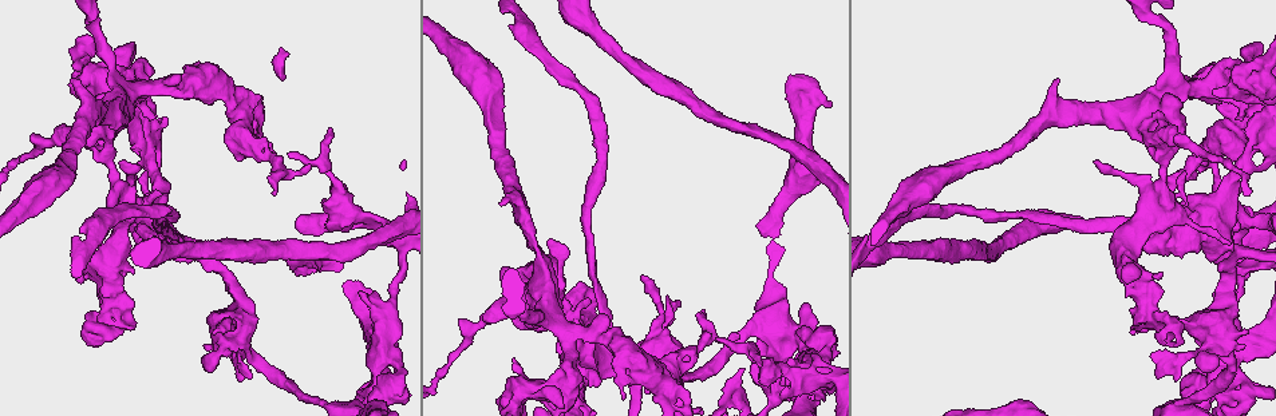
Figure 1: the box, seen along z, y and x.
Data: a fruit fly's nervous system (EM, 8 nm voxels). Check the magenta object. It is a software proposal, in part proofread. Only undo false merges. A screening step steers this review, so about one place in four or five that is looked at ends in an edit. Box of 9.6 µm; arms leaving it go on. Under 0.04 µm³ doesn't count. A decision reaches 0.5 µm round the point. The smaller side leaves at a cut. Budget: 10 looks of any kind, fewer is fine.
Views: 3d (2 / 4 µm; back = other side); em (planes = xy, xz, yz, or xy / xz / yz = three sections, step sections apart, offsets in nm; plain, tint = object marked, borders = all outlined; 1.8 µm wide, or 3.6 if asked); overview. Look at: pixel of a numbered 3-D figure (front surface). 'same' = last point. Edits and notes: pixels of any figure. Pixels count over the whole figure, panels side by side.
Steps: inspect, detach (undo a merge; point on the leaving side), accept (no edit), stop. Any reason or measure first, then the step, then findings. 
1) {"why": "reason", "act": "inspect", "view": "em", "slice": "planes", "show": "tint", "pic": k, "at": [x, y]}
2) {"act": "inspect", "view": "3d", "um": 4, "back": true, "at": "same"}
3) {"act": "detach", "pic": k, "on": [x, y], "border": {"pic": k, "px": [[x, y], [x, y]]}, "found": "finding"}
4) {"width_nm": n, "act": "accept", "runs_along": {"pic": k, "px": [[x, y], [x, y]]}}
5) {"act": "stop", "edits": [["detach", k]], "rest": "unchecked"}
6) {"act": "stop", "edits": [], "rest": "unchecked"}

{"why": "touches itself", "act": "inspect", "view": "em", "um": 3.6, "slice": "xz", "step": 8, "show": "tint", "pic": 1, "at": [346, 202]}

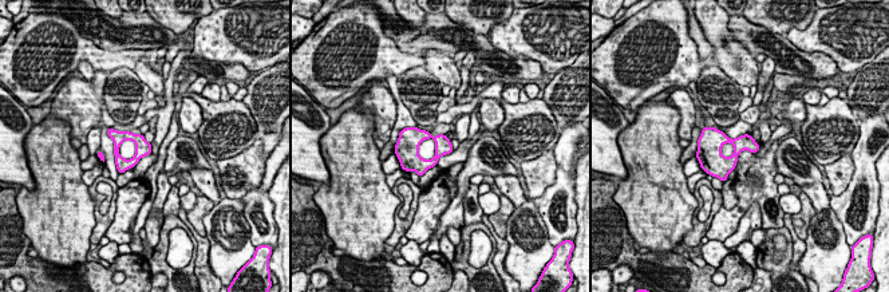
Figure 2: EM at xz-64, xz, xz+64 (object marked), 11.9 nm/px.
{"act": "accept", "found": "all the same cell"}

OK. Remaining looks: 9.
{"why": "four-way junction", "act": "inspect", "view": "em", "slice": "planes", "show": "tint", "pic": 1, "at": [1240, 354]}

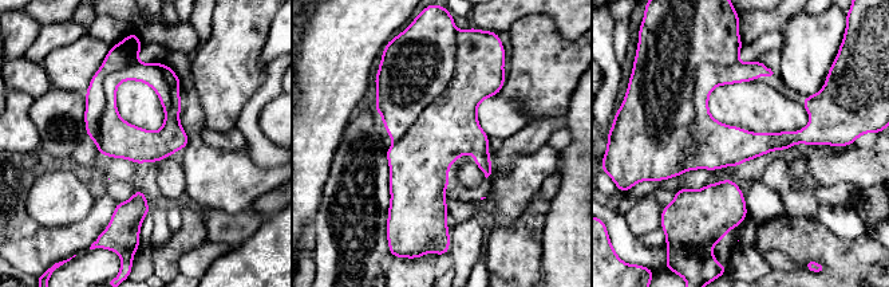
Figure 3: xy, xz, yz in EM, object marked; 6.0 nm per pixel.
{"act": "detach", "pic": 3, "on": [656, 117], "border": {"pic": 3, "px": [[738, 62], [695, 73], [686, 169]]}, "found": "a second cell is stuck on"}

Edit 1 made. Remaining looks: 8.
{"why": "four or more arms meet", "act": "inspect", "view": "em", "slice": "planes", "show": "tint", "pic": 1, "at": [238, 113]}

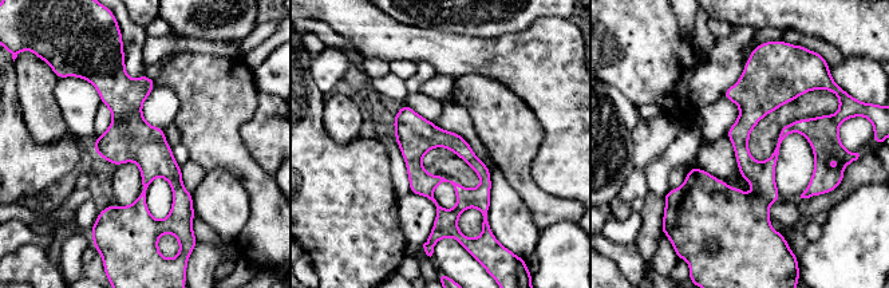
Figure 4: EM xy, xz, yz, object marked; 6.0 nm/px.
{"width_nm": 120, "act": "accept", "runs_along": {"pic": 4, "px": [[121, 62], [146, 149], [134, 220]]}, "found": "all the same cell"}

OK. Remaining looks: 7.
{"why": "touches itself", "act": "inspect", "view": "em", "um": 3.6, "slice": "xz", "step": 8, "show": "tint", "pic": 1, "at": [556, 312]}

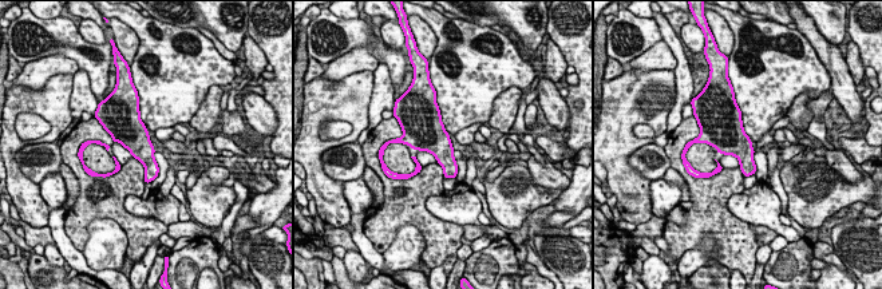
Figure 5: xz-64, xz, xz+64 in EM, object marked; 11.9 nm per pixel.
{"act": "accept", "found": "all the same cell"}

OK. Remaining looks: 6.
{"act": "stop", "edits": [["detach", 3]], "rest": "unchecked"}

